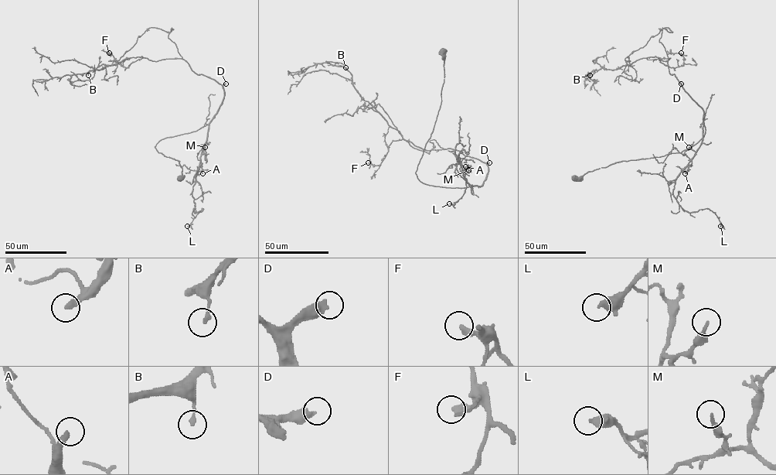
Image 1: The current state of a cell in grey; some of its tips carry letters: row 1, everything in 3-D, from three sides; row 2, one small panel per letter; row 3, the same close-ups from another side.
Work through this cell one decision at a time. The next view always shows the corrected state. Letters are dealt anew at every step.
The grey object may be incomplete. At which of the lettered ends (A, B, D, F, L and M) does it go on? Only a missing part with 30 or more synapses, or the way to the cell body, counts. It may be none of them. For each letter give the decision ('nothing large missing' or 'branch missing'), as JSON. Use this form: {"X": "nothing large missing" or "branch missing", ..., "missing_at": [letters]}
{"A": "nothing large missing", "B": "nothing large missing", "D": "branch missing", "F": "nothing large missing", "L": "nothing large missing", "M": "nothing large missing", "missing_at": ["D"]}

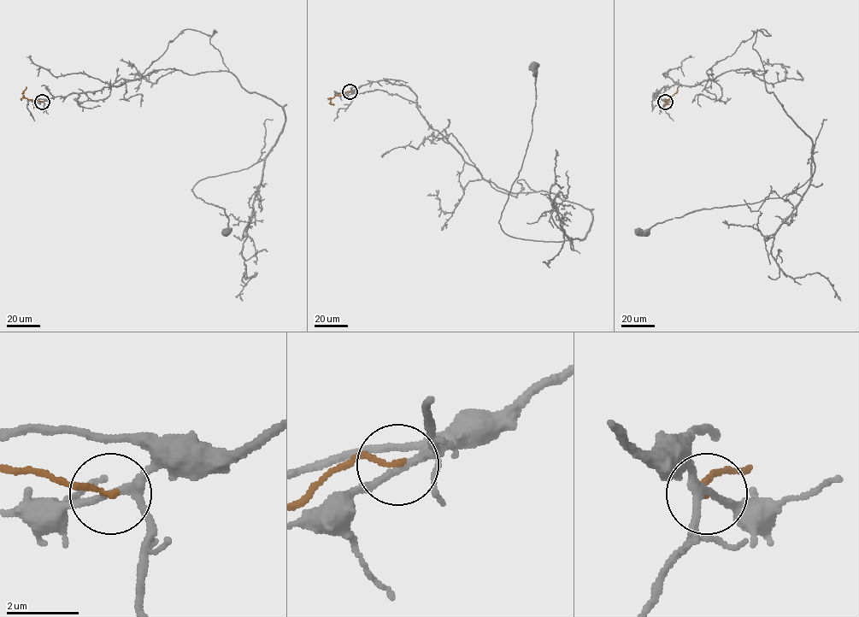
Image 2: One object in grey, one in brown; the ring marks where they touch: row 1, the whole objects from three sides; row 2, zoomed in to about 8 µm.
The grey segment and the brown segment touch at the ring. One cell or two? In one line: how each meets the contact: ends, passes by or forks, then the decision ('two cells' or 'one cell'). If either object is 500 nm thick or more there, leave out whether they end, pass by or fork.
grey forks there; brown ends there; two cells

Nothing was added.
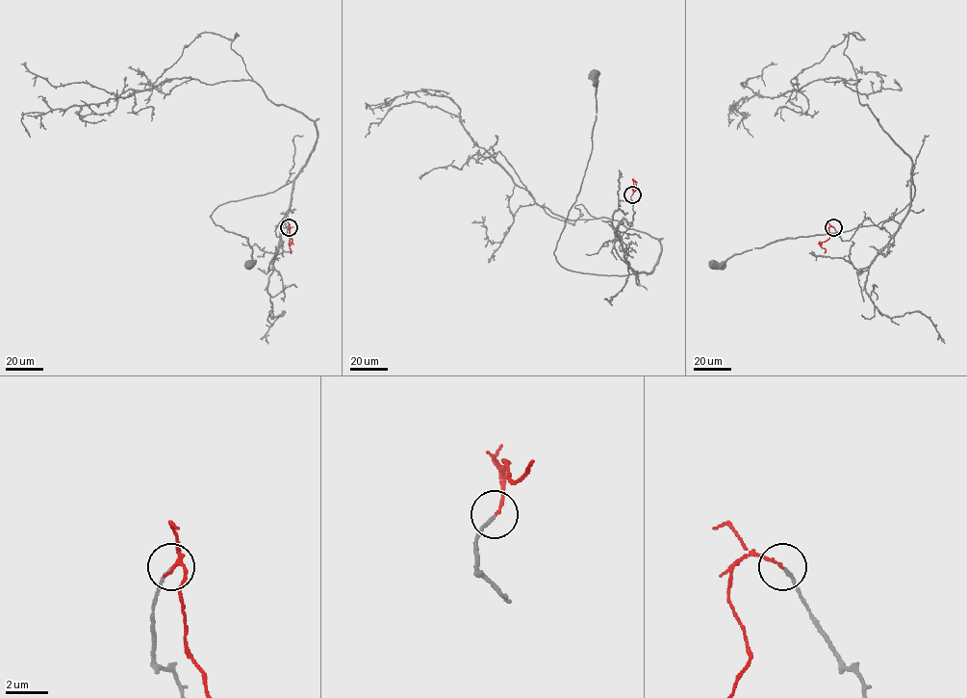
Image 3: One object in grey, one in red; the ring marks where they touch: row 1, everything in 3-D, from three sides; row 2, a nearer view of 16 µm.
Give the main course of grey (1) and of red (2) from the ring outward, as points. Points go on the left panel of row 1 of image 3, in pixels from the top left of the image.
1: (288, 227), (289, 241), (285, 218), (276, 235), (292, 182), (218, 205), (210, 216), (248, 238), (248, 264)
2: (288, 227), (292, 239), (289, 245), (291, 252)

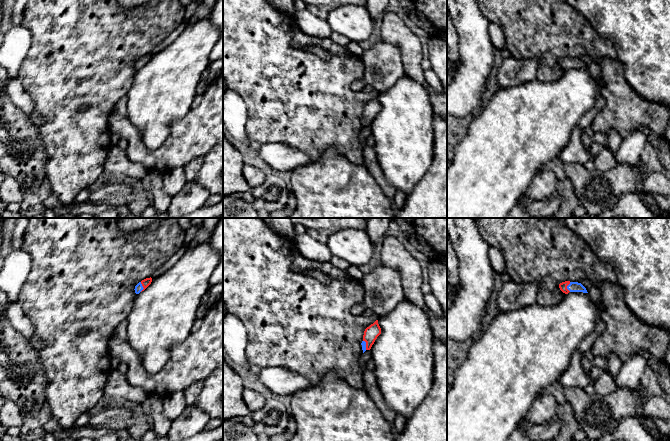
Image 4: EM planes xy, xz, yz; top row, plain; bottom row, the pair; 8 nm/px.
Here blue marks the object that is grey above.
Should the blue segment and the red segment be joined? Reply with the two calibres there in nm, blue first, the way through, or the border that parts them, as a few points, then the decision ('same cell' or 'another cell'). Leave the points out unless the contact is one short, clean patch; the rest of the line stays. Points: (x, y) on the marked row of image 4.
60 nm thick on the blue side, 70 nm on the other; runs through xy (138, 288), (142, 287), (146, 282); same cell

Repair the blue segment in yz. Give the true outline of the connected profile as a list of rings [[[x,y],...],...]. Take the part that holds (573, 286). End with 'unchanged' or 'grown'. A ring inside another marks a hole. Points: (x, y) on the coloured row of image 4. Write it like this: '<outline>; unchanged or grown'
[[[565,281],[559,284],[559,288],[565,294],[568,294],[569,292],[588,293],[586,288],[578,282]]]; grown

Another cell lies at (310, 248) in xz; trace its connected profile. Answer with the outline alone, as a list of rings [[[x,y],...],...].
[[[307,233],[296,235],[294,242],[301,255],[307,259],[317,262],[330,262],[332,258],[327,244],[315,240]]]

